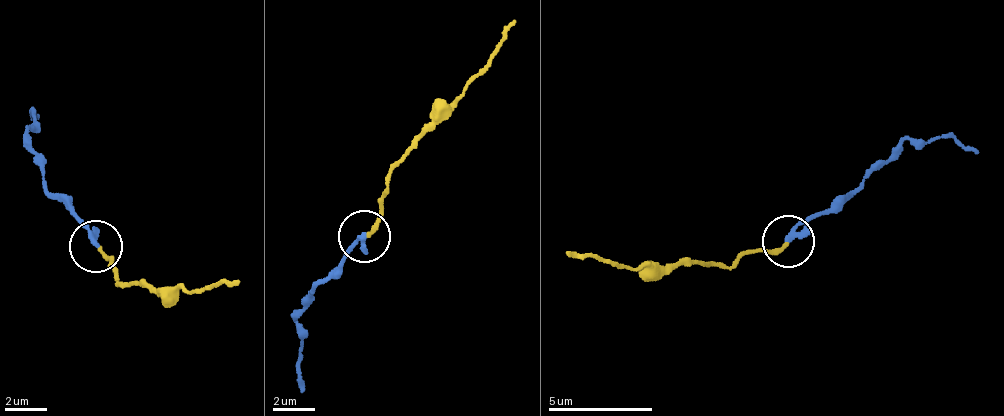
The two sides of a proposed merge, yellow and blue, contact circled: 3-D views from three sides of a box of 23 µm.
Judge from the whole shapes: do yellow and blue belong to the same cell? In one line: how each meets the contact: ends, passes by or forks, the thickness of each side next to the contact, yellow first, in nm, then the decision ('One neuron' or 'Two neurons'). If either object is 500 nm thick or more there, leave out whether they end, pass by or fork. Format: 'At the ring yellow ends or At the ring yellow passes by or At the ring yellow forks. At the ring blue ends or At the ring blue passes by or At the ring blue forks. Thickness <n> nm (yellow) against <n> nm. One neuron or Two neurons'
At the ring yellow ends. At the ring blue ends. Thickness 190 nm (yellow) against 280 nm. One neuron

